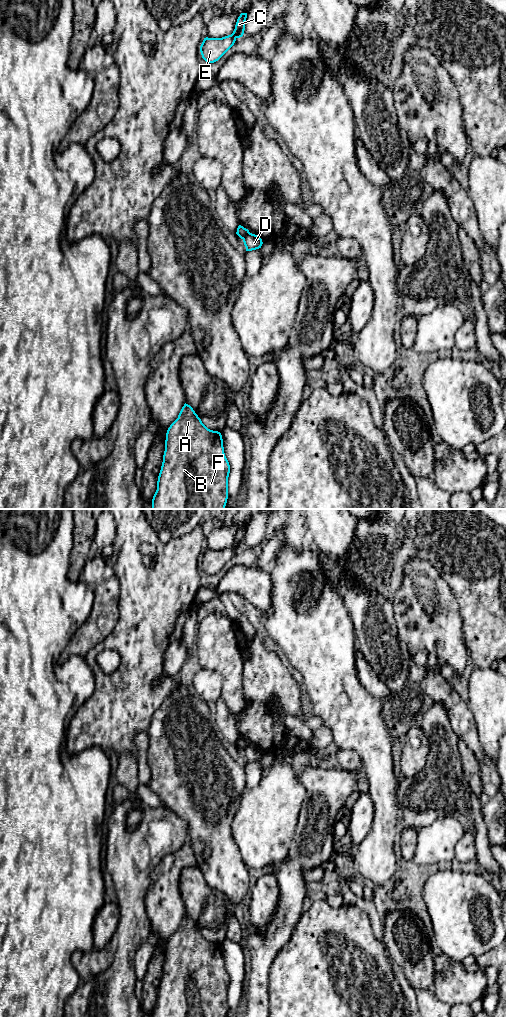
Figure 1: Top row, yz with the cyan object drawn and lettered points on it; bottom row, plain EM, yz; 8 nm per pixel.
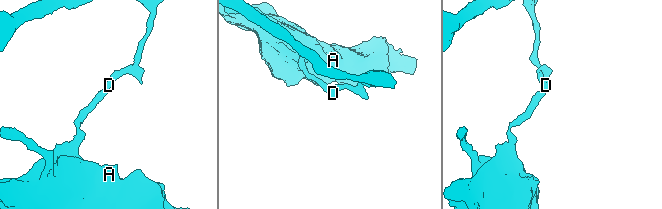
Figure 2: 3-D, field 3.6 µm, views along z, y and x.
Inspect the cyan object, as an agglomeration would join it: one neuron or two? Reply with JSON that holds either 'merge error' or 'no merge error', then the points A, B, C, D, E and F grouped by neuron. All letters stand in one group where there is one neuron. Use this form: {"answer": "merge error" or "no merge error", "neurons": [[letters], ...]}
{"answer": "merge error", "neurons": [["A", "B", "D", "F"], ["C", "E"]]}

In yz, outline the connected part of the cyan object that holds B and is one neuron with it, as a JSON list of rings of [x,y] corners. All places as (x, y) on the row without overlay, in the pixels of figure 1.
[[[185,915],[166,945],[163,974],[152,1017],[226,1017],[229,985],[221,945],[208,941],[193,920]]]

